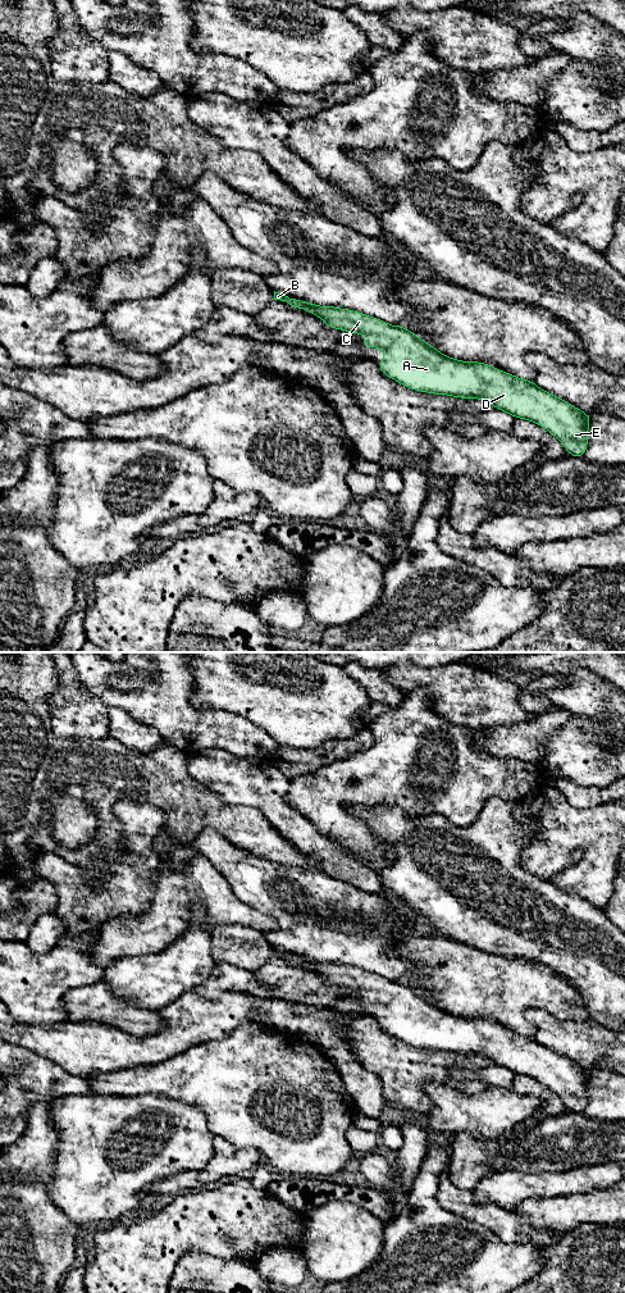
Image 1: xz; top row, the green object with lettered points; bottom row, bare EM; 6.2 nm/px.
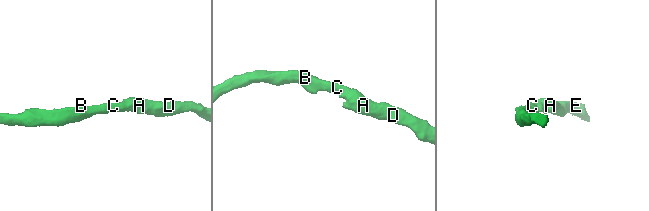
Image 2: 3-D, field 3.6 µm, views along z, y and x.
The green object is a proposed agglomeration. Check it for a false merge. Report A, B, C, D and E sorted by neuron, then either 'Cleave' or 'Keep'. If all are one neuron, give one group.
Groups: A B C D E. Keep

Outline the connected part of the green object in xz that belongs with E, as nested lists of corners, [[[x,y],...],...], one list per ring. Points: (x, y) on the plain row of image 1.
[[[274,947],[274,955],[319,973],[327,983],[364,991],[364,1005],[384,1007],[379,1026],[414,1047],[488,1057],[514,1074],[530,1076],[556,1093],[570,1112],[583,1114],[590,1073],[570,1058],[491,1020],[462,1017],[439,1009],[414,988],[337,962],[320,962]]]

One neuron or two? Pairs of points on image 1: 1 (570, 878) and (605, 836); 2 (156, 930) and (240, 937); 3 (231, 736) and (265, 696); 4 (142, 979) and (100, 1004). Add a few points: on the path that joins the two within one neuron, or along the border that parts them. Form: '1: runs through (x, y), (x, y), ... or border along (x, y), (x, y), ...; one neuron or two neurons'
1: runs through (582, 870), (602, 847); one neuron
2: border along (241, 925), (217, 925), (211, 933); two neurons
3: border along (217, 708), (247, 718), (269, 736); two neurons
4: border along (103, 979), (117, 996), (142, 1006); two neurons

